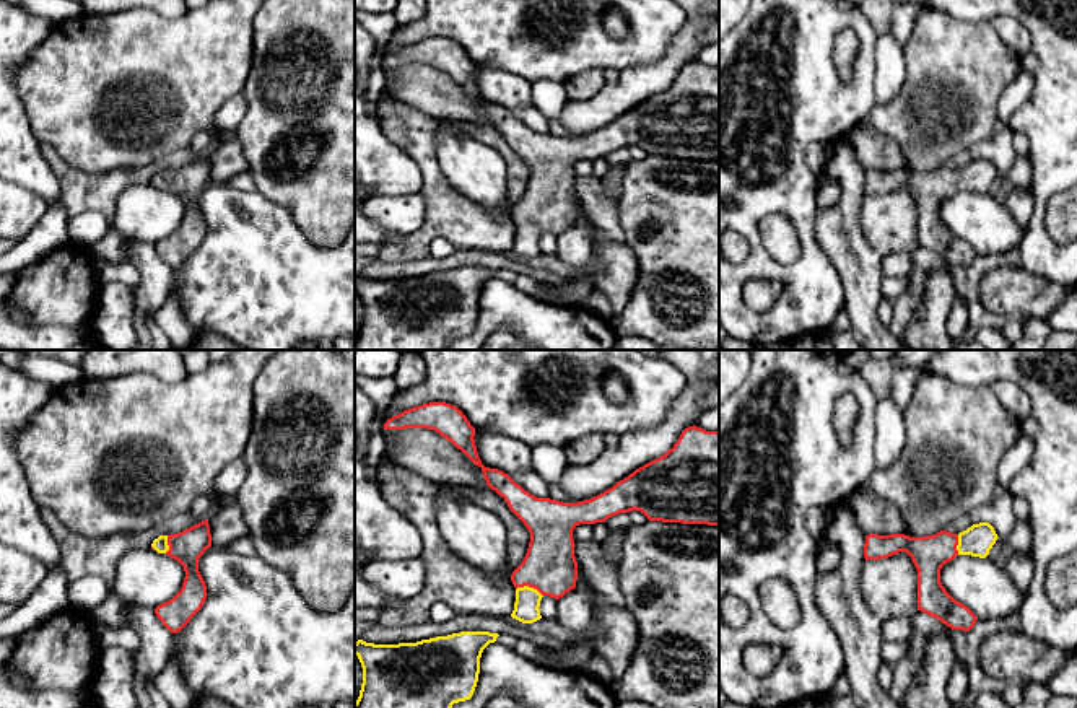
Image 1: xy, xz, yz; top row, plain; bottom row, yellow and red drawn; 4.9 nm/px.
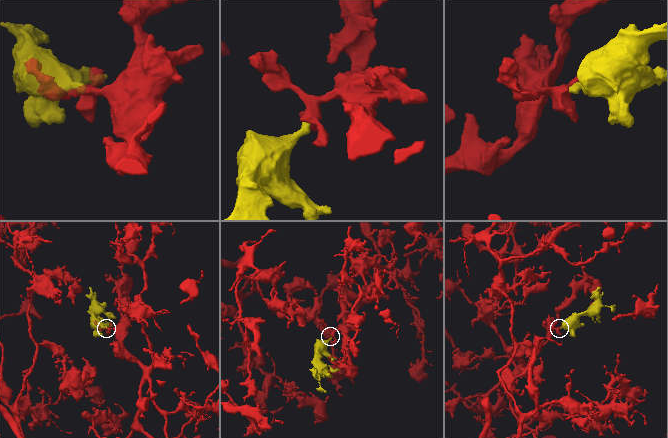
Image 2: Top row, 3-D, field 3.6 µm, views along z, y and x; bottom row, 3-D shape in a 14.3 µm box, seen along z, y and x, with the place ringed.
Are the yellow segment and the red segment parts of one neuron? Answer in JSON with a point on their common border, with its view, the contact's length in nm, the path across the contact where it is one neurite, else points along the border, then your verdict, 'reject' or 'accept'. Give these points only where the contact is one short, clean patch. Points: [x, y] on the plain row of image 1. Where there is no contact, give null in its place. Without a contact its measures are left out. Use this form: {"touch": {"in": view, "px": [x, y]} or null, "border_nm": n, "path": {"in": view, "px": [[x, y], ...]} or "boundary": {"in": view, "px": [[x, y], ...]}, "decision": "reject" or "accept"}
{"touch": {"in": "xz", "px": [529, 223]}, "border_nm": 140, "path": {"in": "xz", "px": [[527, 235], [529, 223], [550, 202]]}, "decision": "accept"}

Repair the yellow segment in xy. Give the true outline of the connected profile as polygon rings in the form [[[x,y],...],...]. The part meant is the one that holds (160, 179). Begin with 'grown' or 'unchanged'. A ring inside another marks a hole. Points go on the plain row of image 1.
grown; [[[208,155],[171,171],[159,171],[151,184],[177,195],[185,207],[181,226],[168,238],[155,244],[156,252],[171,267],[181,267],[202,244],[207,234],[207,221],[198,207],[198,194],[211,182]]]

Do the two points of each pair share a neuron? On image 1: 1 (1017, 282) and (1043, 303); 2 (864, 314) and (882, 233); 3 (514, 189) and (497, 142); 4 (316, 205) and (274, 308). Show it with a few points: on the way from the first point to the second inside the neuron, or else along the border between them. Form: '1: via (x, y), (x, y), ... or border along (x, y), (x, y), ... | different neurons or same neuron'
1: via (1022, 288), (1037, 300) | same neuron
2: border along (859, 217), (863, 236), (882, 257) | different neurons
3: via (514, 178), (514, 161), (508, 153) | same neuron
4: border along (280, 205), (314, 244), (337, 246) | different neurons

